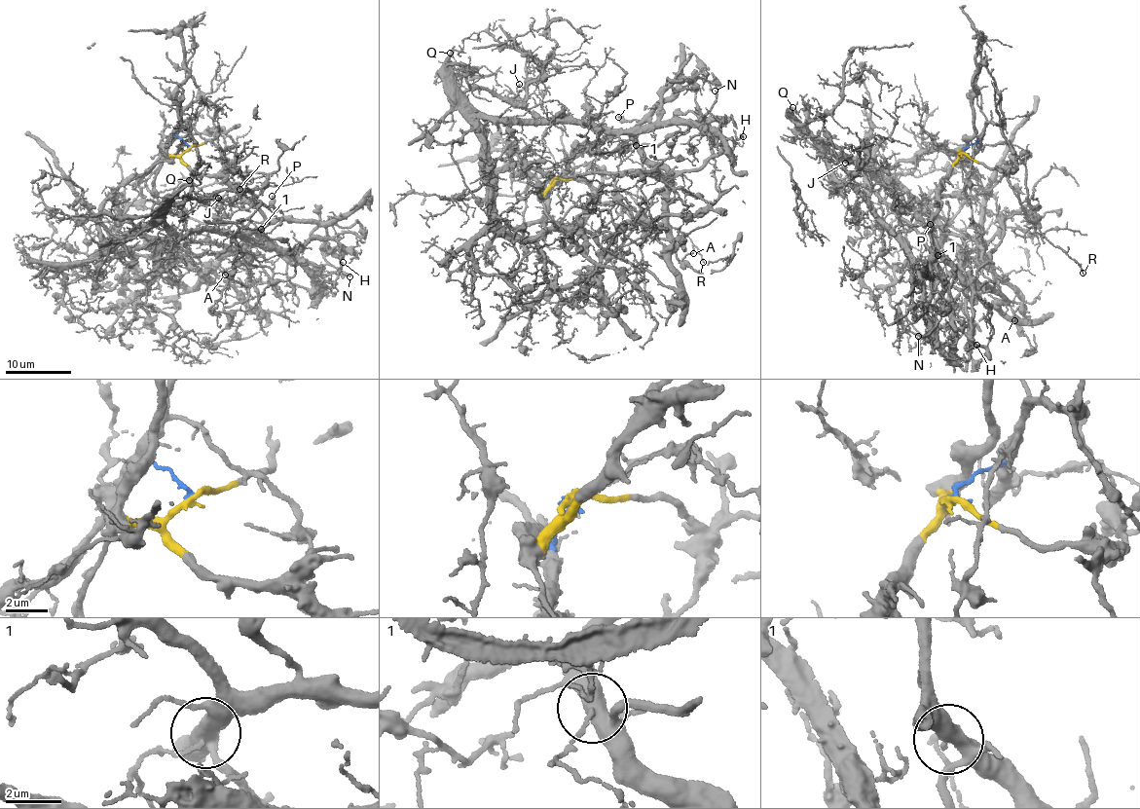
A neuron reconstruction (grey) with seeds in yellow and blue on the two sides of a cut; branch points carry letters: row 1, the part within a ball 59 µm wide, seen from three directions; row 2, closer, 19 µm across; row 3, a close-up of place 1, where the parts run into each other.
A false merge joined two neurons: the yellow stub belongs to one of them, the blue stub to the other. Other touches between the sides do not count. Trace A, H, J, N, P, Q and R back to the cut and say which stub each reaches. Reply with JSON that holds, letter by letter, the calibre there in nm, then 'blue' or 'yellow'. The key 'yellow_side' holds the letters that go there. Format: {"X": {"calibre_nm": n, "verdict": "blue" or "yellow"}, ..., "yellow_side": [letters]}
{"A": {"calibre_nm": 140, "verdict": "yellow"}, "H": {"calibre_nm": 180, "verdict": "yellow"}, "J": {"calibre_nm": 140, "verdict": "blue"}, "N": {"calibre_nm": 180, "verdict": "yellow"}, "P": {"calibre_nm": 400, "verdict": "yellow"}, "Q": {"calibre_nm": 200, "verdict": "blue"}, "R": {"calibre_nm": 120, "verdict": "yellow"}, "yellow_side": ["A", "H", "N", "P", "R"]}

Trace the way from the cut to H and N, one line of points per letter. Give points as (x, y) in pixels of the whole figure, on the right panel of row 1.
H: (962, 153), (950, 165), (941, 183), (931, 234), (933, 252), (953, 269), (973, 292), (969, 349), (976, 345)
N: (962, 153), (941, 183), (931, 234), (939, 260), (931, 305), (937, 319), (919, 336)

